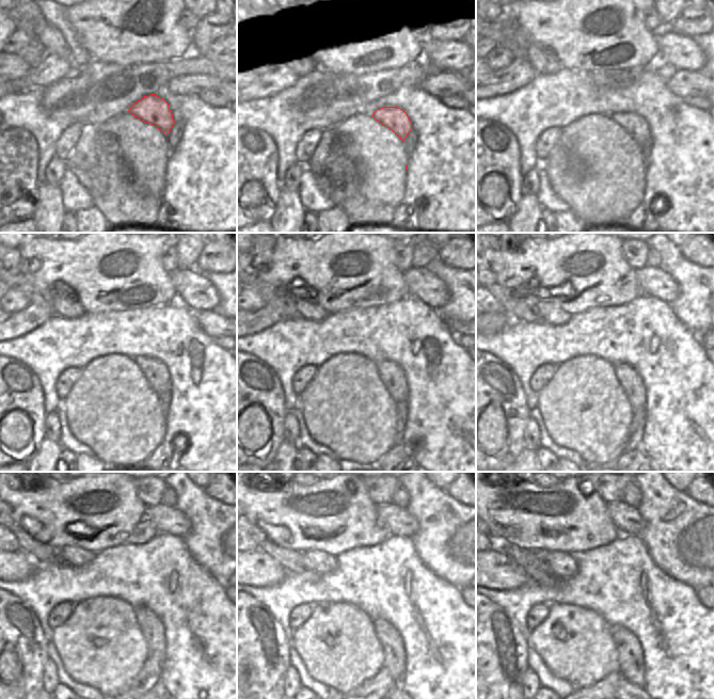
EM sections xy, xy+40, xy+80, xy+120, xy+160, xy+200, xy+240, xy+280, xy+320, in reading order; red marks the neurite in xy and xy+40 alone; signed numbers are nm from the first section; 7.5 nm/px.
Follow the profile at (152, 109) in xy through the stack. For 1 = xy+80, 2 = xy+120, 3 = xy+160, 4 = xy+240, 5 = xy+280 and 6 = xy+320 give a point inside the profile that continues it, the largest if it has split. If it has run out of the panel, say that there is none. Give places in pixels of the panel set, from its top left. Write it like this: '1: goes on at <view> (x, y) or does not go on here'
1: goes on at xy+80 (636, 126)
2: goes on at xy+120 (155, 371)
3: goes on at xy+160 (392, 376)
4: goes on at xy+240 (153, 630)
5: goes on at xy+280 (392, 642)
6: goes on at xy+320 (631, 658)

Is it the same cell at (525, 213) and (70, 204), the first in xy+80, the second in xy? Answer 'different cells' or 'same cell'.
different cells

